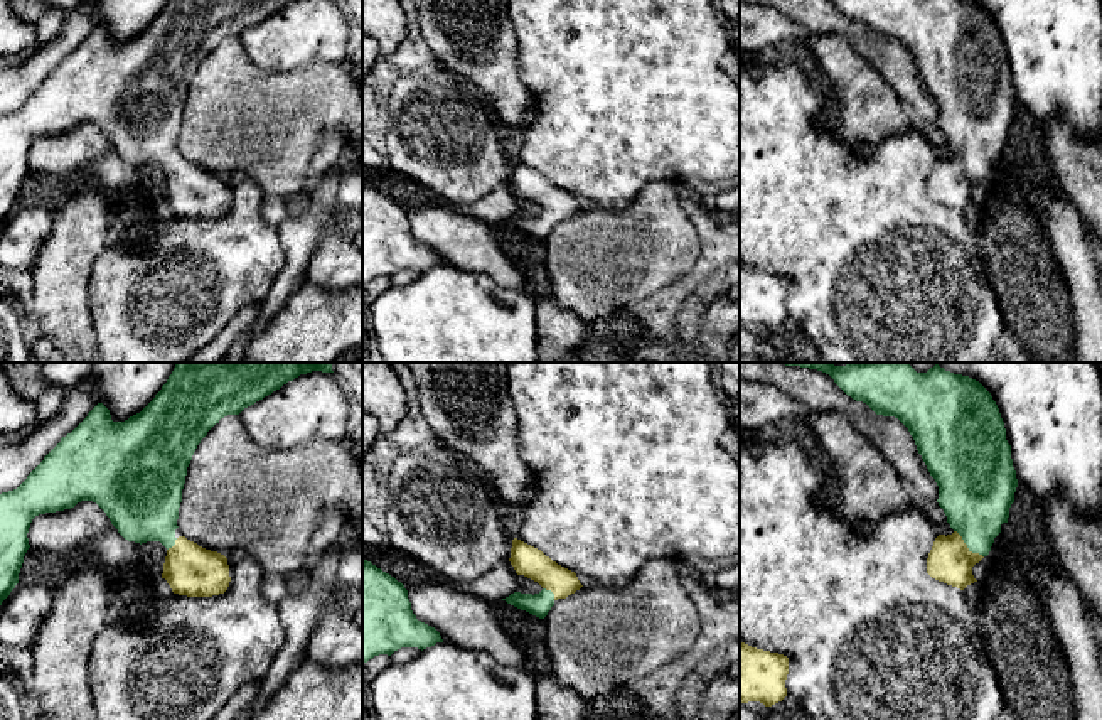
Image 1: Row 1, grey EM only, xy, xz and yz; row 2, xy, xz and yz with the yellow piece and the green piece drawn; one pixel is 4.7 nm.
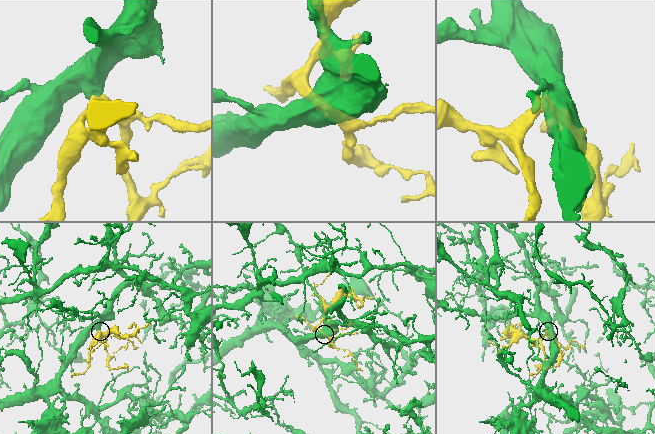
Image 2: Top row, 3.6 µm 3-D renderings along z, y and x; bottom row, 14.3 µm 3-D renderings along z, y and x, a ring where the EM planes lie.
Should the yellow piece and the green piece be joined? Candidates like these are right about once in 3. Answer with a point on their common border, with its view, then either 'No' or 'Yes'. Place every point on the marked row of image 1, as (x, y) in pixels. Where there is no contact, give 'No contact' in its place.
Touches yellow at yz (966, 547). Yes

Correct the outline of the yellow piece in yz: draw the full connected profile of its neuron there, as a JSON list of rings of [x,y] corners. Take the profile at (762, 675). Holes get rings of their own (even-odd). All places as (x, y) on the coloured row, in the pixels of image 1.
[[[740,641],[740,701],[772,707],[787,696],[789,658]]]

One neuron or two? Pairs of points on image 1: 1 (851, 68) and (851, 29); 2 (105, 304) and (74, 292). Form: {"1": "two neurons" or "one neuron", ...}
{"1": "two neurons", "2": "two neurons"}

